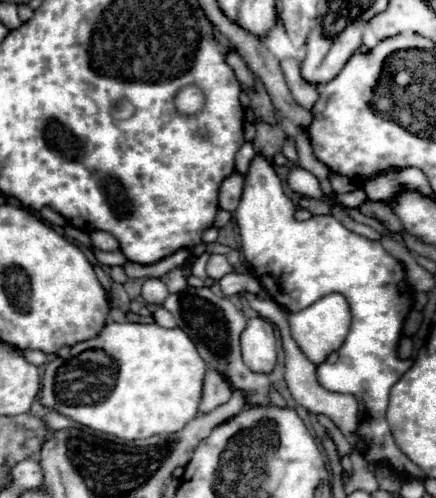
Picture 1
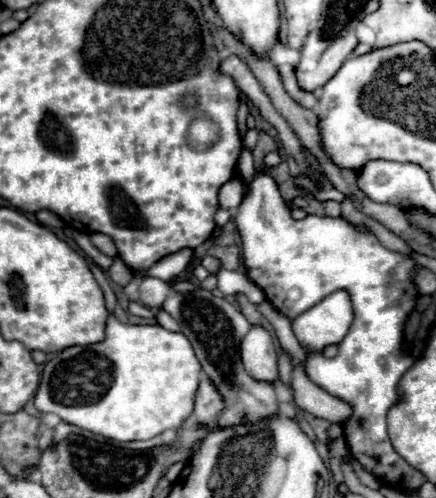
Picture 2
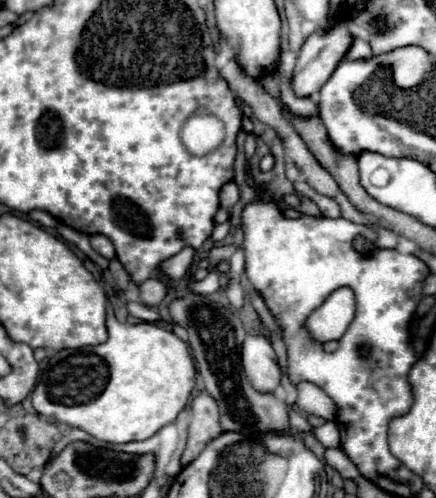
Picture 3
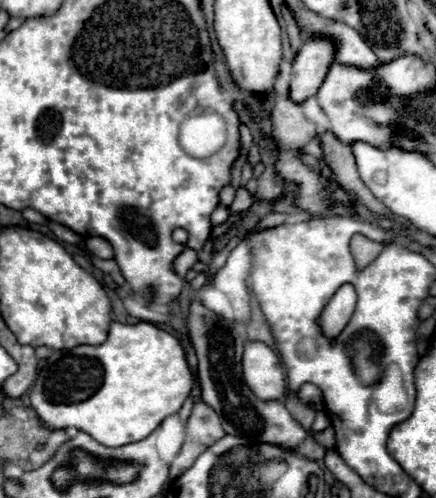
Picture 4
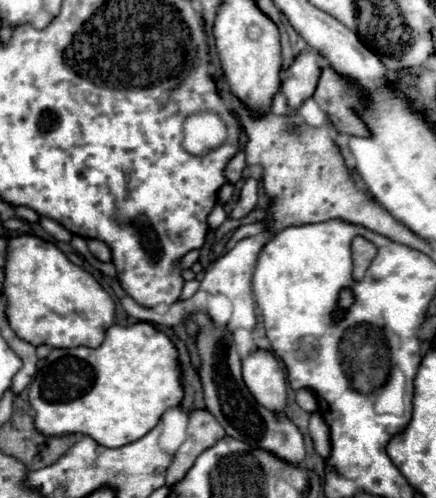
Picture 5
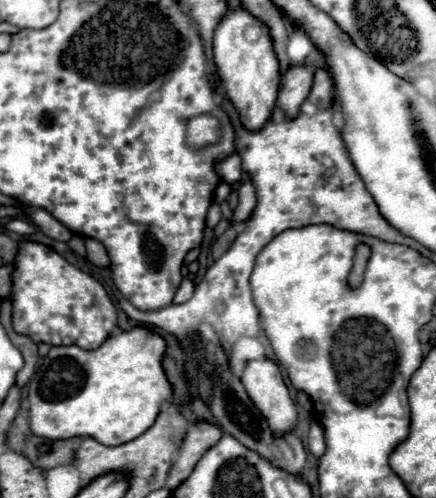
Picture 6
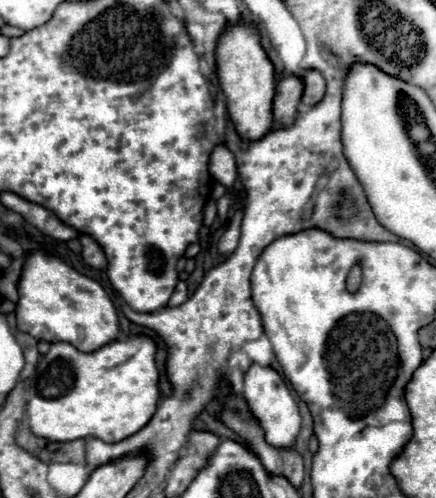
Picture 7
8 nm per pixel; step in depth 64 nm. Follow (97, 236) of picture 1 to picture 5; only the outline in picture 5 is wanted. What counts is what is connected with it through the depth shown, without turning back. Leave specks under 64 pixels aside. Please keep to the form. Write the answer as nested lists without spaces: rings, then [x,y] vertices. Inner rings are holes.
[[[95,238],[87,239],[88,248],[90,248],[90,252],[98,258],[98,260],[102,260],[102,262],[110,262],[112,260],[112,254],[110,254],[110,248],[102,242],[102,240],[98,240]]]

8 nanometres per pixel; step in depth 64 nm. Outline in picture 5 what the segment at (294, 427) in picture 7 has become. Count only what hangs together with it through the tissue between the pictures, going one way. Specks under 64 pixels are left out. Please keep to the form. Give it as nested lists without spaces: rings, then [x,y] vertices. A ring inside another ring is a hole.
[[[258,348],[250,352],[242,360],[242,376],[258,404],[286,414],[286,374],[270,350]]]

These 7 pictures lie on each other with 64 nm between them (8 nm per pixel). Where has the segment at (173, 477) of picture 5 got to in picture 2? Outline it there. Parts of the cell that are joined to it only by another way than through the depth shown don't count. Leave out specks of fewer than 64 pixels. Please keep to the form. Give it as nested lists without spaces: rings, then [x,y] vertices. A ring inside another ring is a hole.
[[[204,378],[200,382],[198,394],[196,394],[196,406],[194,406],[194,418],[200,420],[200,424],[208,424],[208,430],[214,430],[218,426],[216,416],[224,410],[224,398],[216,384],[210,378]]]

